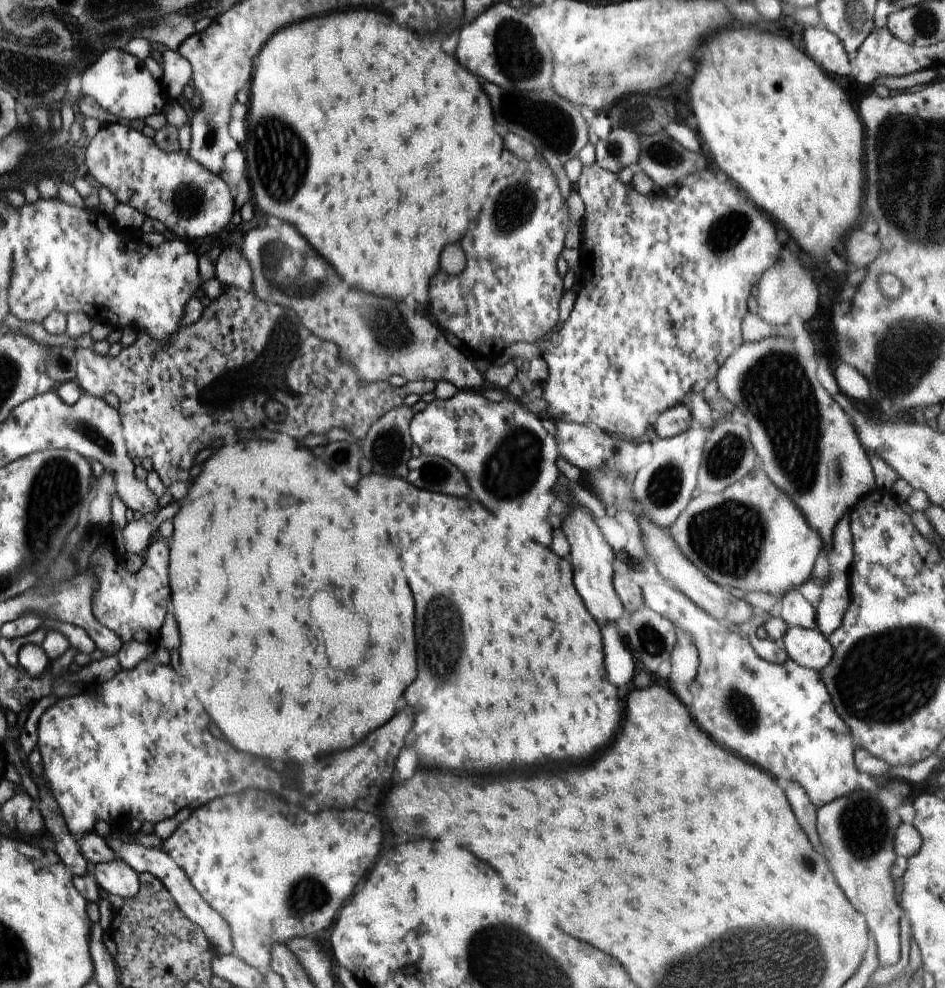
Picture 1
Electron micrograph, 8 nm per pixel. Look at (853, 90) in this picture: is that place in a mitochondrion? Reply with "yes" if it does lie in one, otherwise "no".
no

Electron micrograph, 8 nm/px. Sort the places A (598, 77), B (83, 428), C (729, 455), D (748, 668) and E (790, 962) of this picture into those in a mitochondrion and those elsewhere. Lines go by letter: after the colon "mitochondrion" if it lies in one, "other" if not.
A: mitochondrion
B: mitochondrion
C: mitochondrion
D: mitochondrion
E: mitochondrion

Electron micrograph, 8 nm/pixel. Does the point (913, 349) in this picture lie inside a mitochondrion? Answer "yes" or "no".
yes

